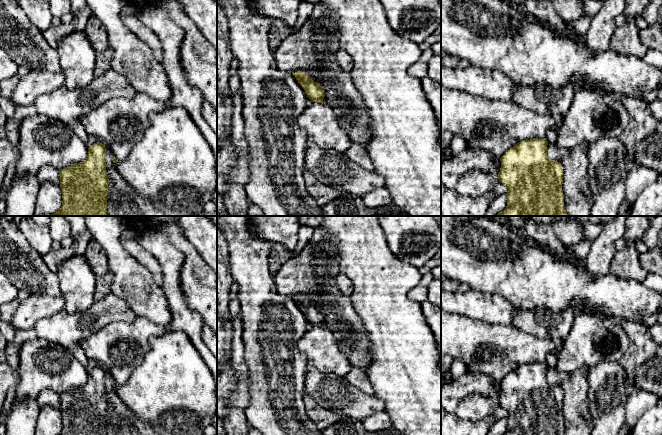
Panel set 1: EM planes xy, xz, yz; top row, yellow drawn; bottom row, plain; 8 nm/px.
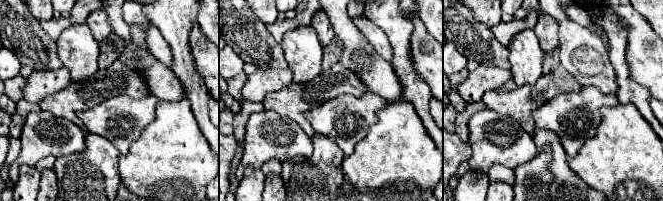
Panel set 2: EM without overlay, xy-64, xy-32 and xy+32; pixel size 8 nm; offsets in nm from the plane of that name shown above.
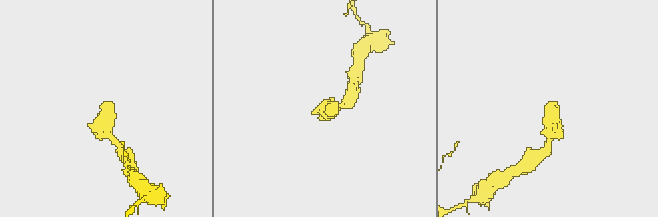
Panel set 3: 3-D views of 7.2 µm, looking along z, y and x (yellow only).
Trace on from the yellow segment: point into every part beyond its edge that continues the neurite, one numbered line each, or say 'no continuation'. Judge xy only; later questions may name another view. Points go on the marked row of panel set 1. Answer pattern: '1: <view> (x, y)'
no continuation

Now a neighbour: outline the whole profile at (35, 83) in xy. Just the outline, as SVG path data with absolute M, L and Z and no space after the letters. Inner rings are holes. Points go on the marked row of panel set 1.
M29 70L25 76L20 77L11 100L16 106L34 105L37 97L51 93L64 85L65 77L62 72Z

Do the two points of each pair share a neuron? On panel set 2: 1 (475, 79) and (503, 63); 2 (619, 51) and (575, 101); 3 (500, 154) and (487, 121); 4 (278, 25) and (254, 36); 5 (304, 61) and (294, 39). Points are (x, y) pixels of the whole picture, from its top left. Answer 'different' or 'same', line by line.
1: different
2: different
3: same
4: different
5: same

